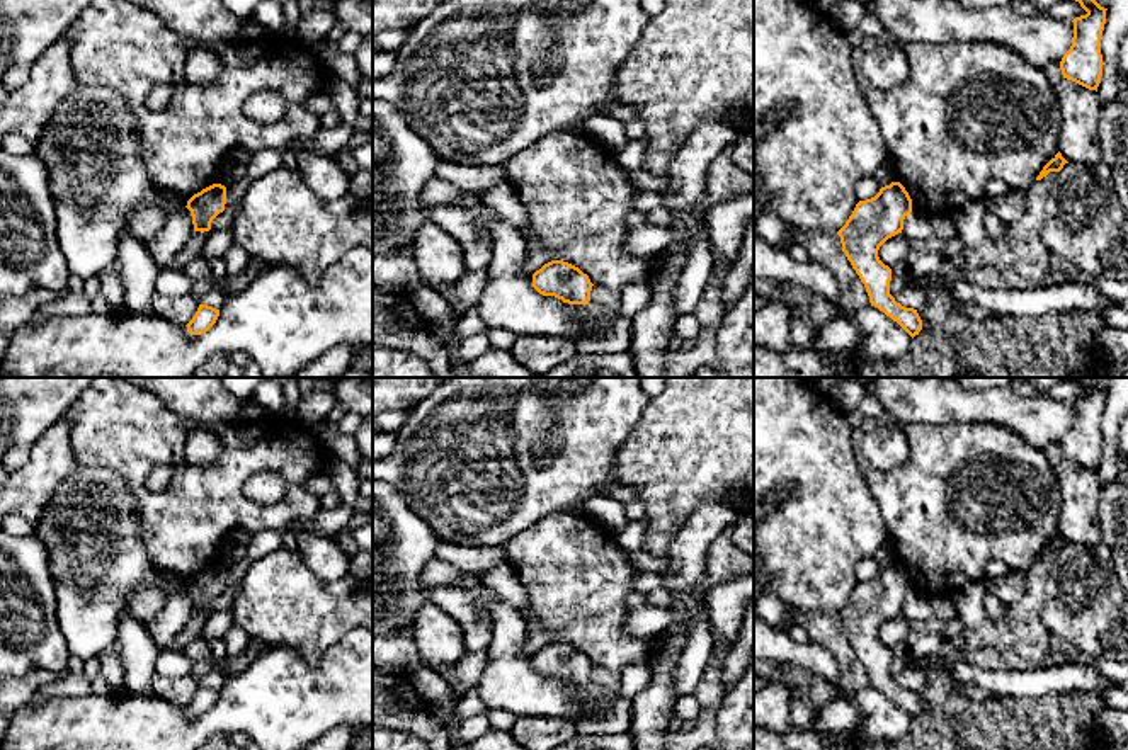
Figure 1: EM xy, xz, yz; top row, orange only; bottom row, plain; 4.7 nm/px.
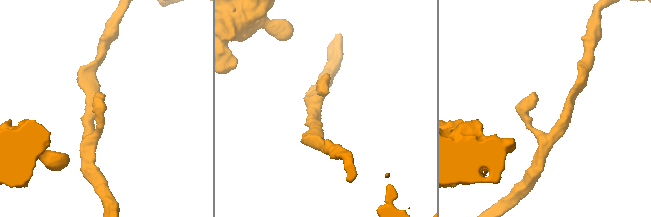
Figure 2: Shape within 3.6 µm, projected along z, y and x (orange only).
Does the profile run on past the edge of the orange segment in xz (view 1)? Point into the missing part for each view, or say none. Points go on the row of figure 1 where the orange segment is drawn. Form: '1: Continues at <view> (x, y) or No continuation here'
1: No continuation here

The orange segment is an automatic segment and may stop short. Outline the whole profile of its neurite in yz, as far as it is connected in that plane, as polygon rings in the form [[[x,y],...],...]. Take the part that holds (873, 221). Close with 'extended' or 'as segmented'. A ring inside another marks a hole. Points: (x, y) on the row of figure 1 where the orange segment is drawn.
[[[892,182],[866,201],[859,201],[837,231],[842,252],[866,287],[871,306],[897,321],[912,338],[922,330],[914,308],[905,308],[890,294],[892,269],[880,257],[880,247],[902,233],[903,219],[912,213],[912,199],[900,182]]]; as segmented

